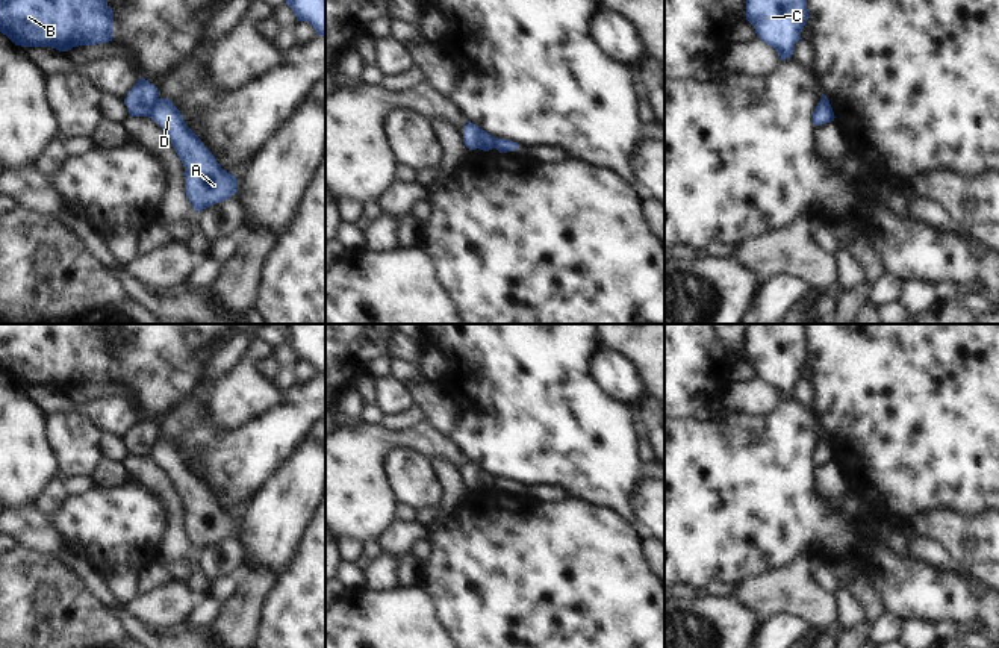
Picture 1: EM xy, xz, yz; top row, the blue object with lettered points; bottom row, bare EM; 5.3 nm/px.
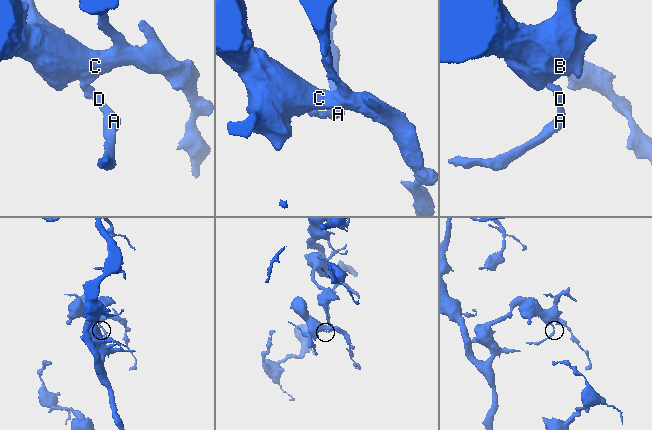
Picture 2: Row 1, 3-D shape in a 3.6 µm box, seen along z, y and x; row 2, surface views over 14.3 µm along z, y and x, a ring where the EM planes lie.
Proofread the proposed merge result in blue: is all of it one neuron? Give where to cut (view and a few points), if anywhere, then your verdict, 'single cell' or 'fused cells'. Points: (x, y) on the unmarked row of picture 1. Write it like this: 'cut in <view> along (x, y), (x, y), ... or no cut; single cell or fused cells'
cut in xy along (158, 438), (147, 454); fused cells

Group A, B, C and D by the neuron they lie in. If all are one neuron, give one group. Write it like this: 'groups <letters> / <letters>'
groups A D / B C

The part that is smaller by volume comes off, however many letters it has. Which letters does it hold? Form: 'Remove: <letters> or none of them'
Remove: A, D.

